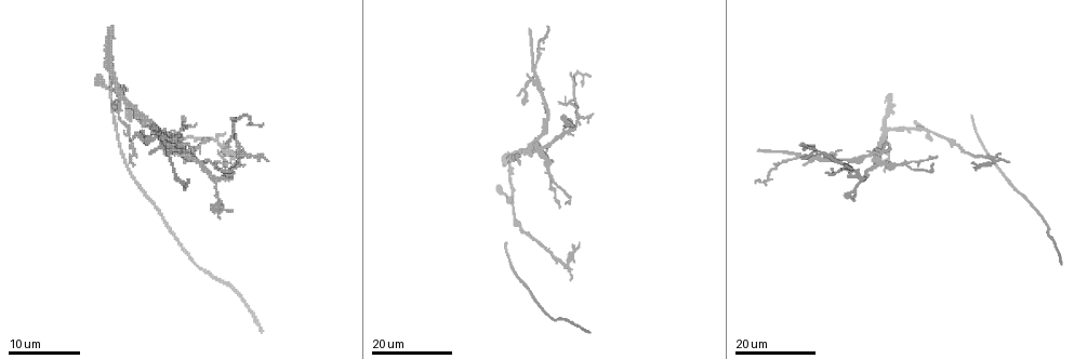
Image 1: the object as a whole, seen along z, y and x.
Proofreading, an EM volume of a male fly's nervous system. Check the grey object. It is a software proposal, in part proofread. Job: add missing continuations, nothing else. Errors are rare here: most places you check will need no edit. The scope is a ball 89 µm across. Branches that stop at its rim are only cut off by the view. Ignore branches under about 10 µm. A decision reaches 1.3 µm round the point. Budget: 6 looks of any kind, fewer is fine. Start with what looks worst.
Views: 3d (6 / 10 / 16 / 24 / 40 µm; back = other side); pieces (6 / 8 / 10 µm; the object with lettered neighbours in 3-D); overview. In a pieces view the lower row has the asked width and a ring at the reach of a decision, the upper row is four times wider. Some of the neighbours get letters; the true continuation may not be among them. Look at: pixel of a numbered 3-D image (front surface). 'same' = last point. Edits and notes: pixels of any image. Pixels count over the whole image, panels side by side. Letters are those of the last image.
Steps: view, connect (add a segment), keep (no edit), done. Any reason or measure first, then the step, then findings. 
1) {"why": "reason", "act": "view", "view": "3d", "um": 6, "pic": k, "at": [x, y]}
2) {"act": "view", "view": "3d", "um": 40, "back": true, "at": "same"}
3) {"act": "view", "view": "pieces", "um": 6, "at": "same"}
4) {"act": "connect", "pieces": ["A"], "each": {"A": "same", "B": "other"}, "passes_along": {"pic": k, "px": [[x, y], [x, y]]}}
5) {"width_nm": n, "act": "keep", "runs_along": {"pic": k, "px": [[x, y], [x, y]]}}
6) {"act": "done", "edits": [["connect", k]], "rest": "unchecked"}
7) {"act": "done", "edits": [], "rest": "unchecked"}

{"act": "view", "view": "3d", "um": 24, "pic": 1, "at": [885, 171]}

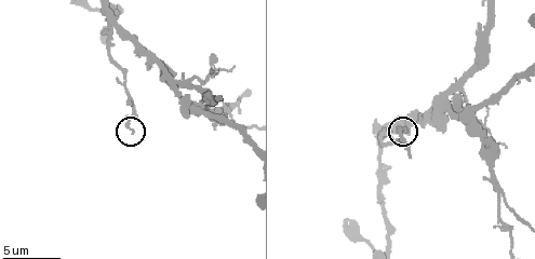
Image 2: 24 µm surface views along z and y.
{"why": "what lies round it", "act": "view", "view": "pieces", "um": 6, "pic": 2, "at": [130, 131]}

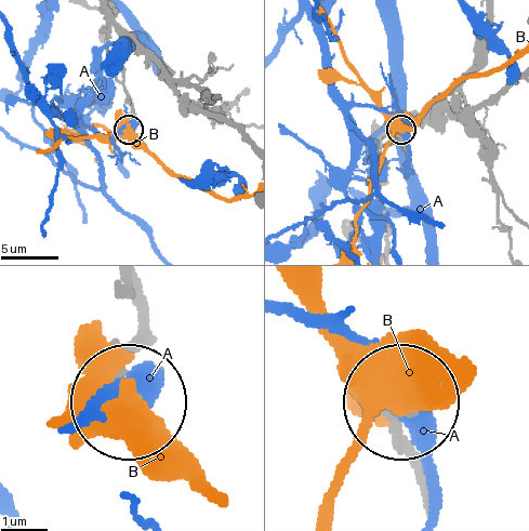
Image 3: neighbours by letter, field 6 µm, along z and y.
{"act": "keep", "each": {"A": "other", "B": "other"}, "found": "none of them fits"}

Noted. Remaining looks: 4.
{"why": "long arm stops here", "act": "view", "view": "3d", "um": 24, "pic": 1, "at": [186, 186]}

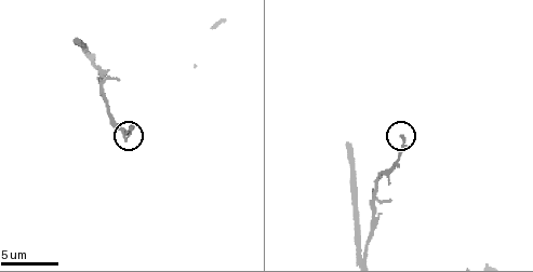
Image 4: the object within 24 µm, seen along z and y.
{"why": "what lies round it", "act": "view", "view": "pieces", "um": 8, "pic": 4, "at": [400, 137]}

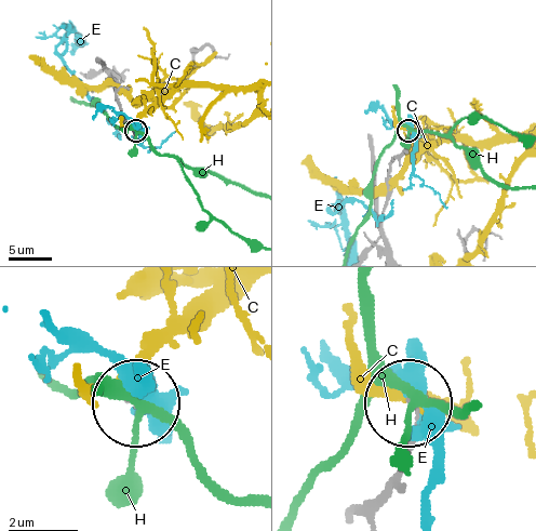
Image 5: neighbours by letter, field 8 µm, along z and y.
{"act": "keep", "each": {"C": "other", "E": "other", "H": "other"}, "found": "no lettered segment goes on from it"}

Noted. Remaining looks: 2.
{"why": "branch stops here", "act": "view", "view": "pieces", "um": 6, "pic": 4, "at": [194, 67]}

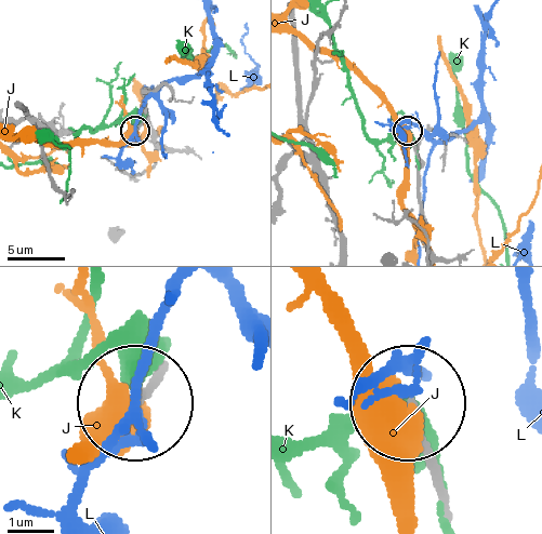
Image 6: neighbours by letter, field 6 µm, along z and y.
{"act": "keep", "each": {"J": "other", "K": "other", "L": "other"}, "found": "none of them fits"}

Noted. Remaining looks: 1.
{"act": "done", "edits": [], "rest": "unchecked"}

